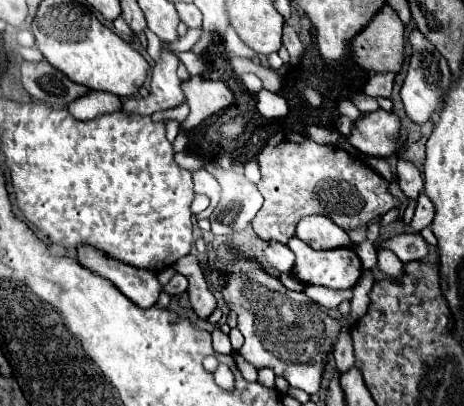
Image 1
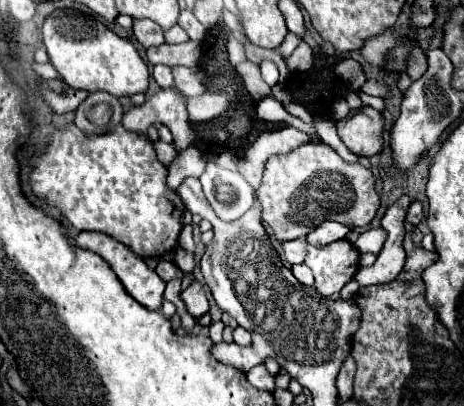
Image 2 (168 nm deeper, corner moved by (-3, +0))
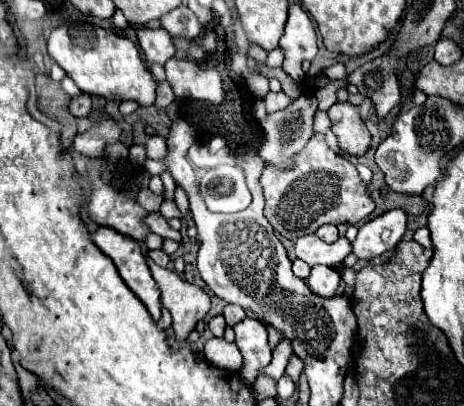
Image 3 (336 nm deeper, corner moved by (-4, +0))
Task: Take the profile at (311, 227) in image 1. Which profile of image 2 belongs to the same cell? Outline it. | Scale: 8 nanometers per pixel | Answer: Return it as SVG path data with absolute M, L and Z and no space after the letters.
M324 221L322 225L318 225L310 235L308 235L308 243L314 245L314 247L324 247L328 243L334 243L338 239L344 239L348 235L348 227L340 225L340 223L330 223L330 221Z

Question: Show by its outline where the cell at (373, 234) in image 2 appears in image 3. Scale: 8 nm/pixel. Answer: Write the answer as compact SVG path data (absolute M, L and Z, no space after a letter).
M391 209L367 221L353 243L353 253L359 259L373 259L385 251L393 251L407 231L407 213Z

